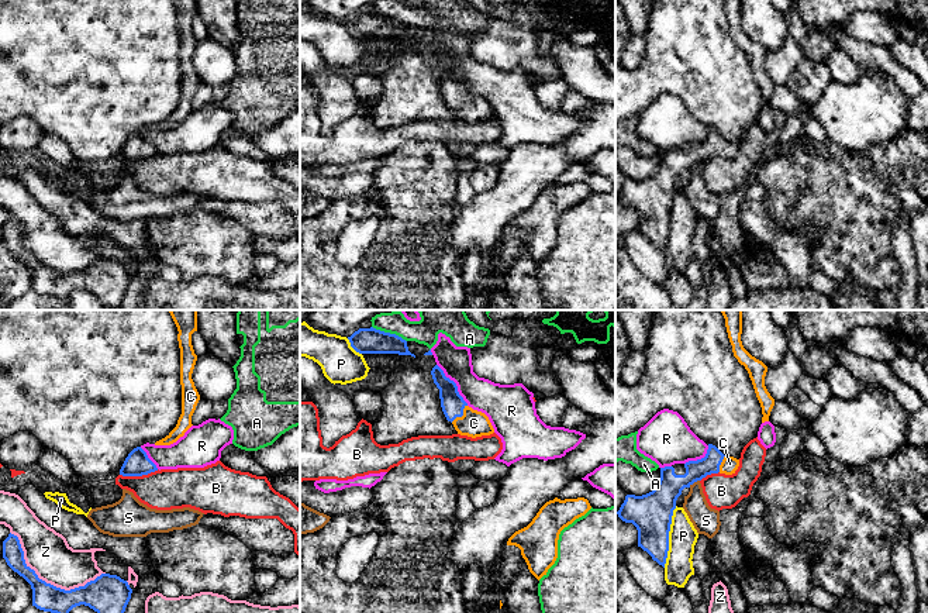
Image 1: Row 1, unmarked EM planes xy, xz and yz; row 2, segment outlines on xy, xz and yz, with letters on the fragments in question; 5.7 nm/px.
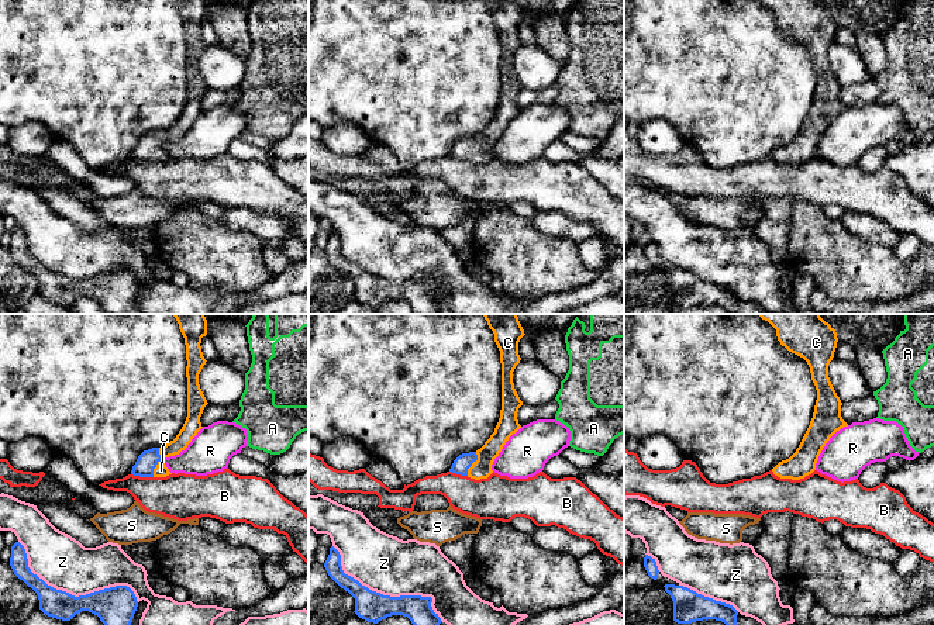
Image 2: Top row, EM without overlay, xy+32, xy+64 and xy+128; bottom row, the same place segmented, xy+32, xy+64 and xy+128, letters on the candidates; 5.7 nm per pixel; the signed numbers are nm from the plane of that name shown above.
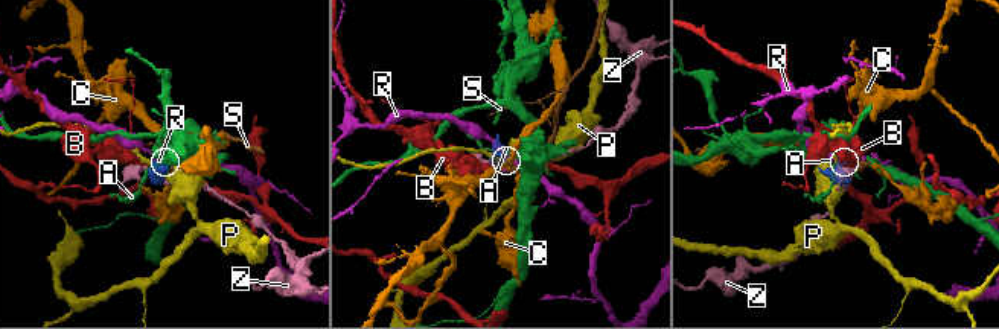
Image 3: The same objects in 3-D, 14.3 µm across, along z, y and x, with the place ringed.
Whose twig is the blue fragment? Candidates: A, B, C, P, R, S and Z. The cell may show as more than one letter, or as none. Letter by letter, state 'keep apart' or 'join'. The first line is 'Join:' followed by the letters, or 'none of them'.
Join: C
A: keep apart
B: keep apart
C: join
P: keep apart
R: keep apart
S: keep apart
Z: keep apart

